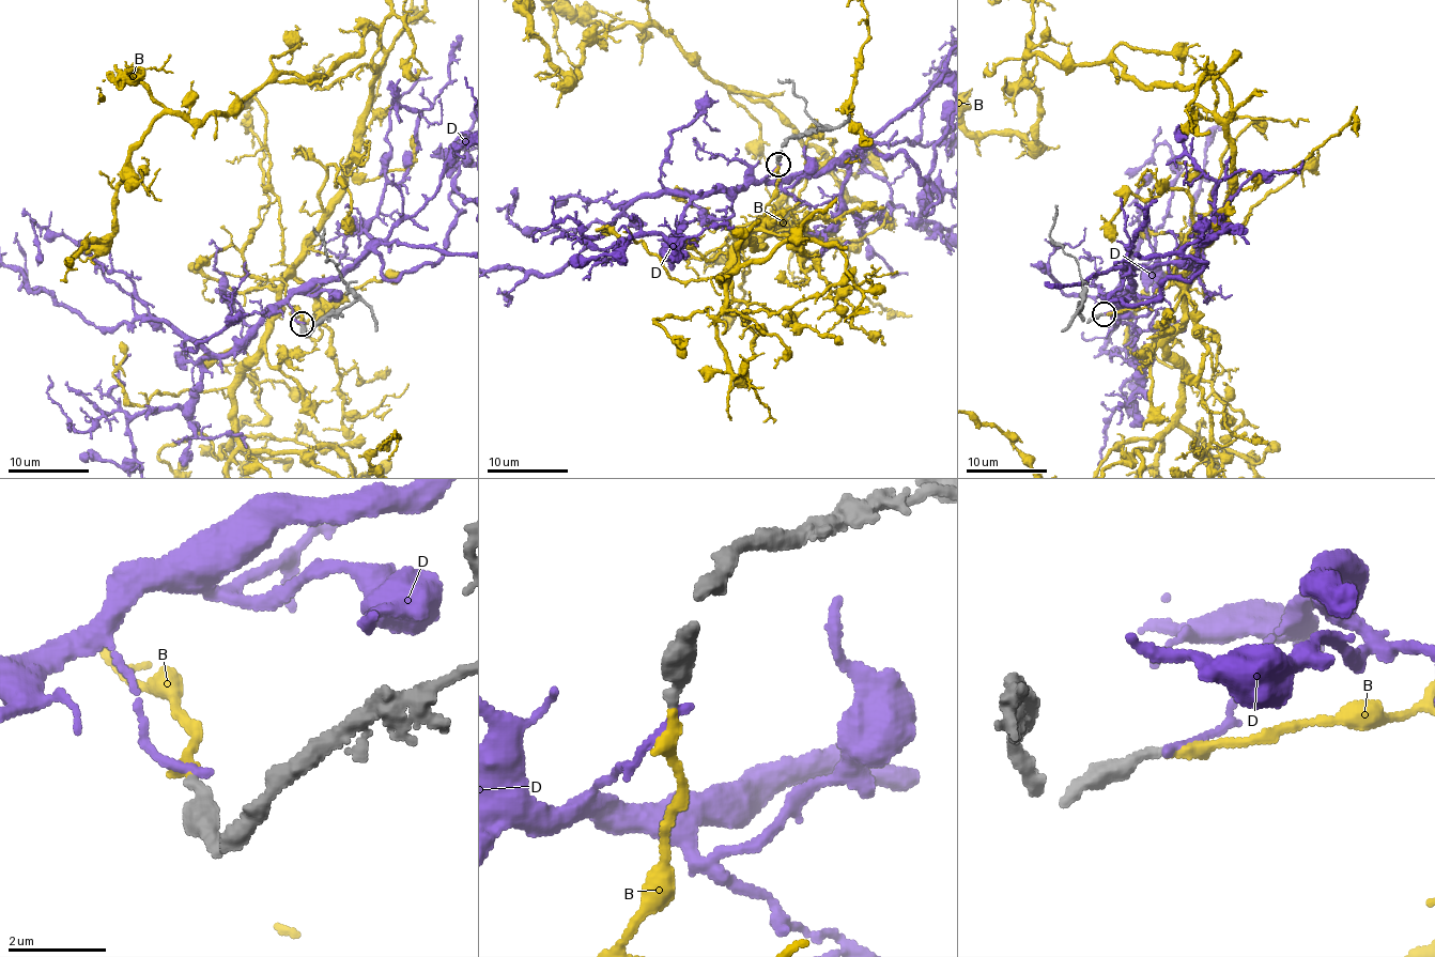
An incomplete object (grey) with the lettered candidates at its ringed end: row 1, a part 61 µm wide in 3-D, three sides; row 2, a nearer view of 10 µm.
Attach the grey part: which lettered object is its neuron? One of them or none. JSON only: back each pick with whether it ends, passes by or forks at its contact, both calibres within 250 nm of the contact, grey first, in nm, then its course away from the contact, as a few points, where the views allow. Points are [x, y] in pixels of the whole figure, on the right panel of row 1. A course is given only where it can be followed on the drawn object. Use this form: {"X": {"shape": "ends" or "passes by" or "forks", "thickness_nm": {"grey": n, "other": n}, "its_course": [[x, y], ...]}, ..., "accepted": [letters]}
{"B": {"shape": "ends", "thickness_nm": {"grey": 280, "other": 280}}, "accepted": ["B"]}

